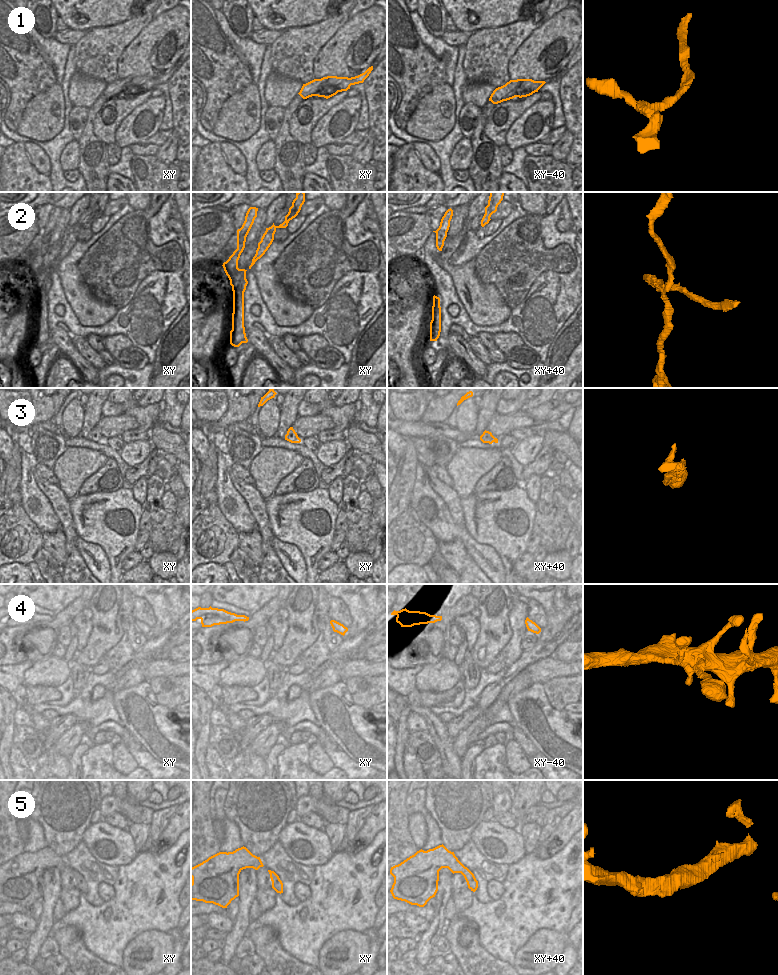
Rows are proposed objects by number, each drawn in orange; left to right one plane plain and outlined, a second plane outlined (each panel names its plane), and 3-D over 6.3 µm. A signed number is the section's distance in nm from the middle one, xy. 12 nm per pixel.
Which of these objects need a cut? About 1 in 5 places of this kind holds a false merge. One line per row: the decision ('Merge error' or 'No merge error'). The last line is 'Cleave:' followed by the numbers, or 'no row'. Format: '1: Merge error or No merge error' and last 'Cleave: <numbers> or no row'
1: No merge error
2: No merge error
3: Merge error
4: No merge error
5: No merge error
Cleave: 3.

